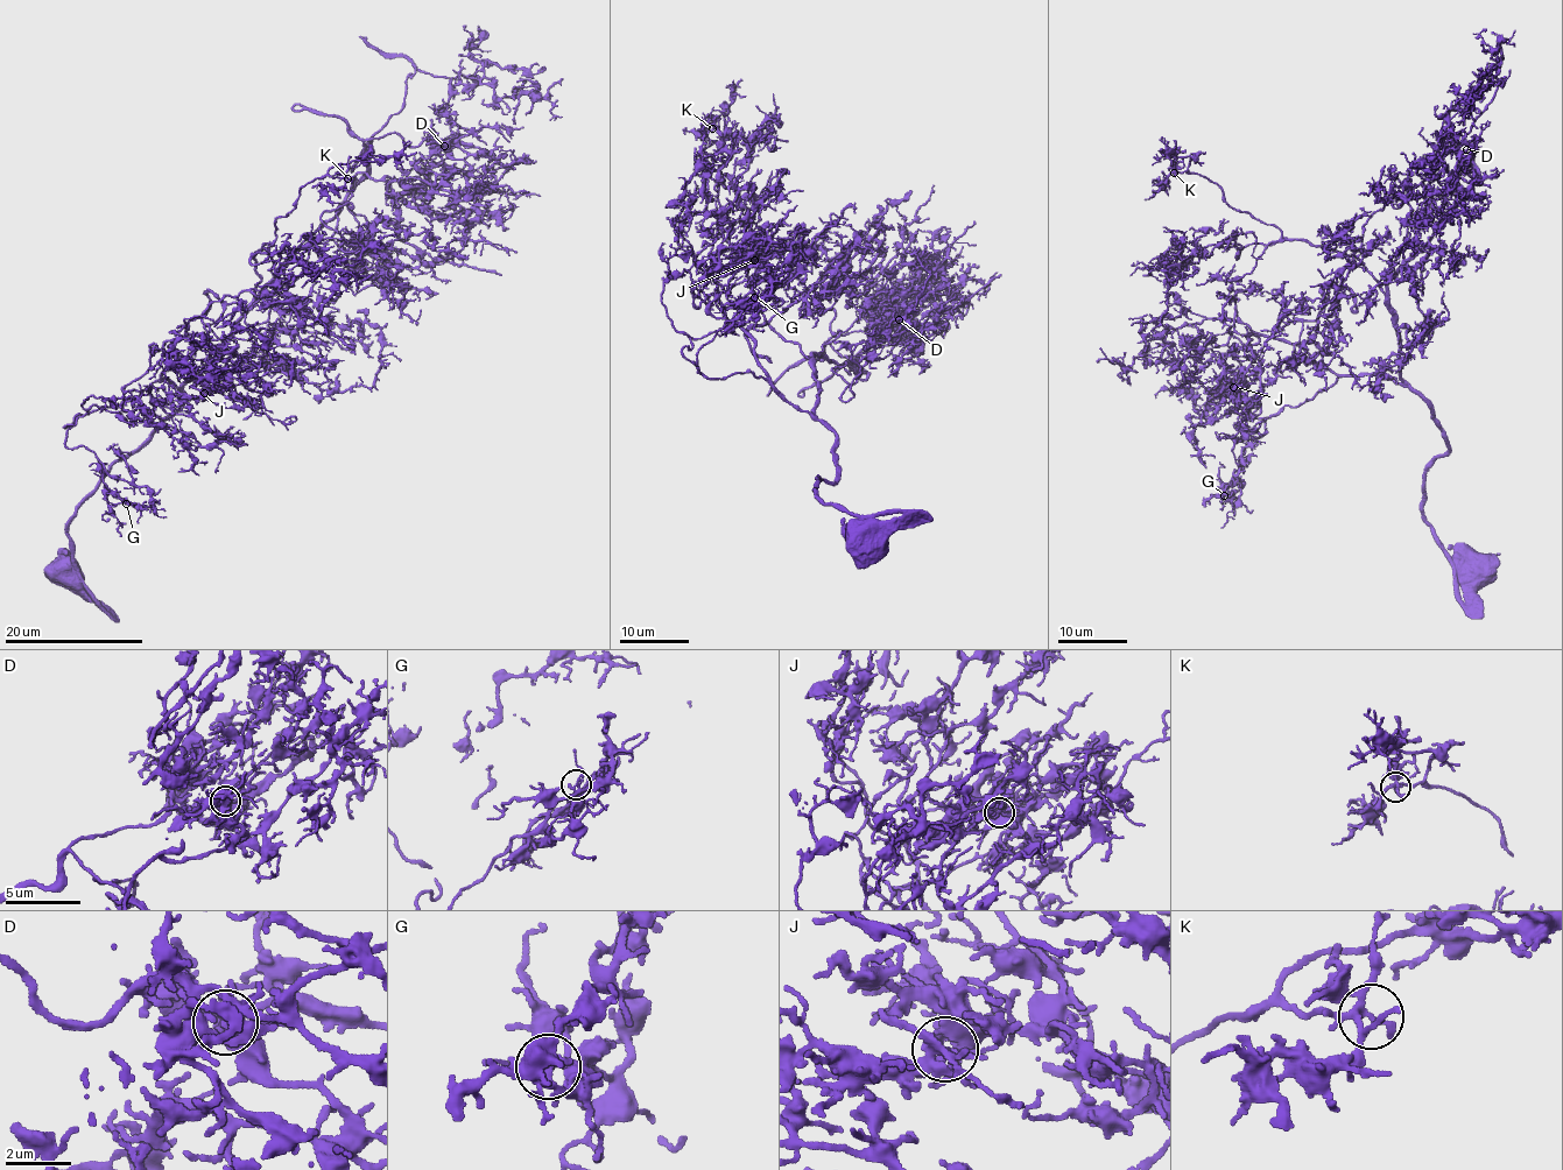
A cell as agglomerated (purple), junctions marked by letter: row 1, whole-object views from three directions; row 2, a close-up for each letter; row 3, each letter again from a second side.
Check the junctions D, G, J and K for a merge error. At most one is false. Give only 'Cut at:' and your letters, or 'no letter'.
Cut at: J

